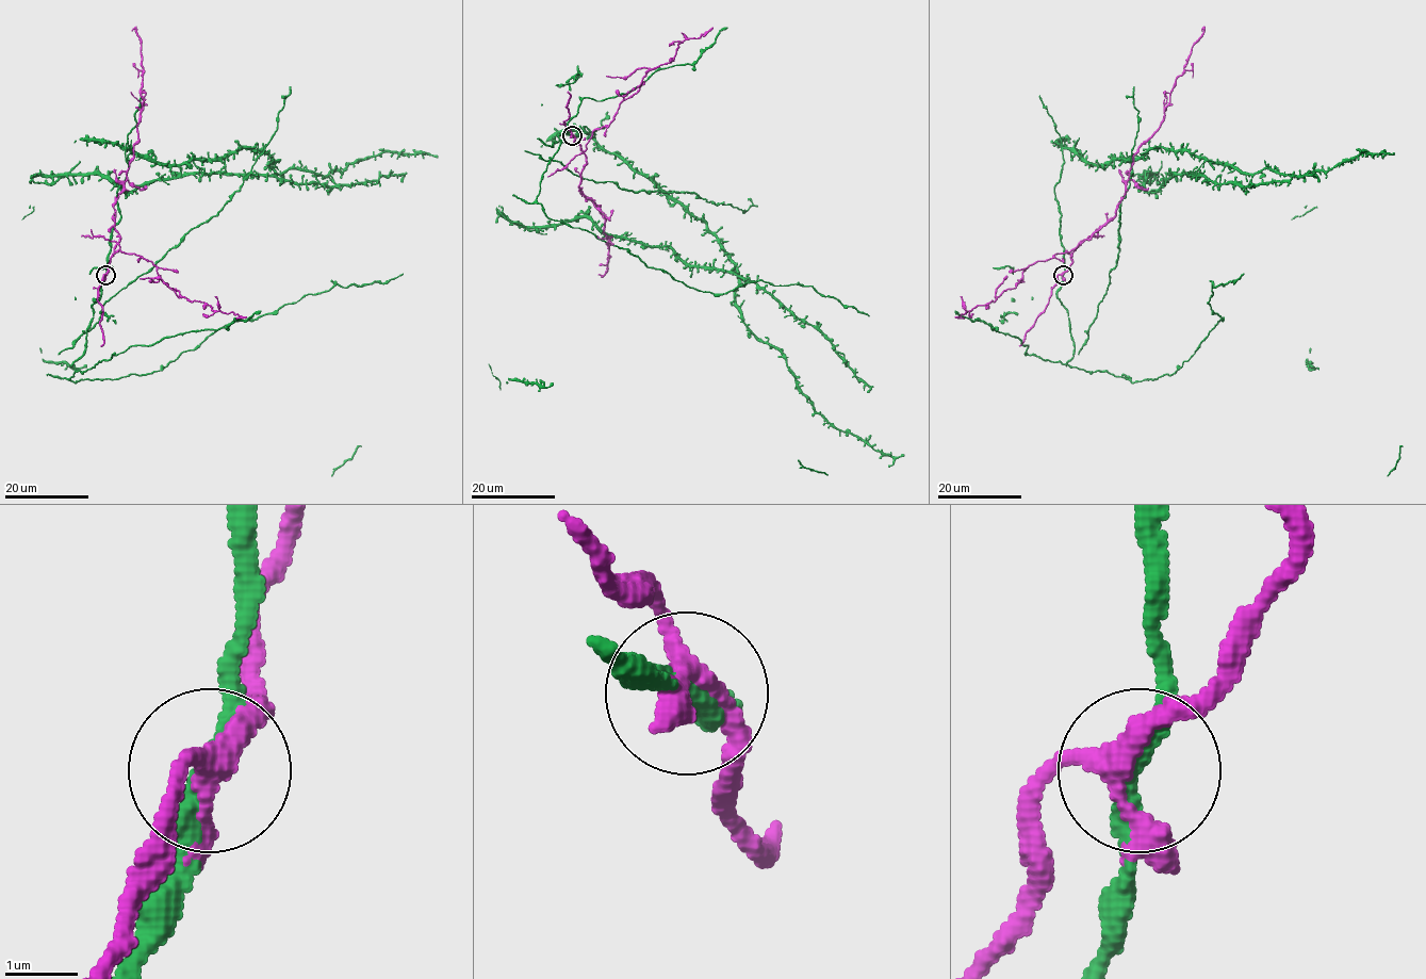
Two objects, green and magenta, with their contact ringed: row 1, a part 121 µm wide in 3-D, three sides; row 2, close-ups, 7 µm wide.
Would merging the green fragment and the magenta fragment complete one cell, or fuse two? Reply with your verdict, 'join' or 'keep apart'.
keep apart

